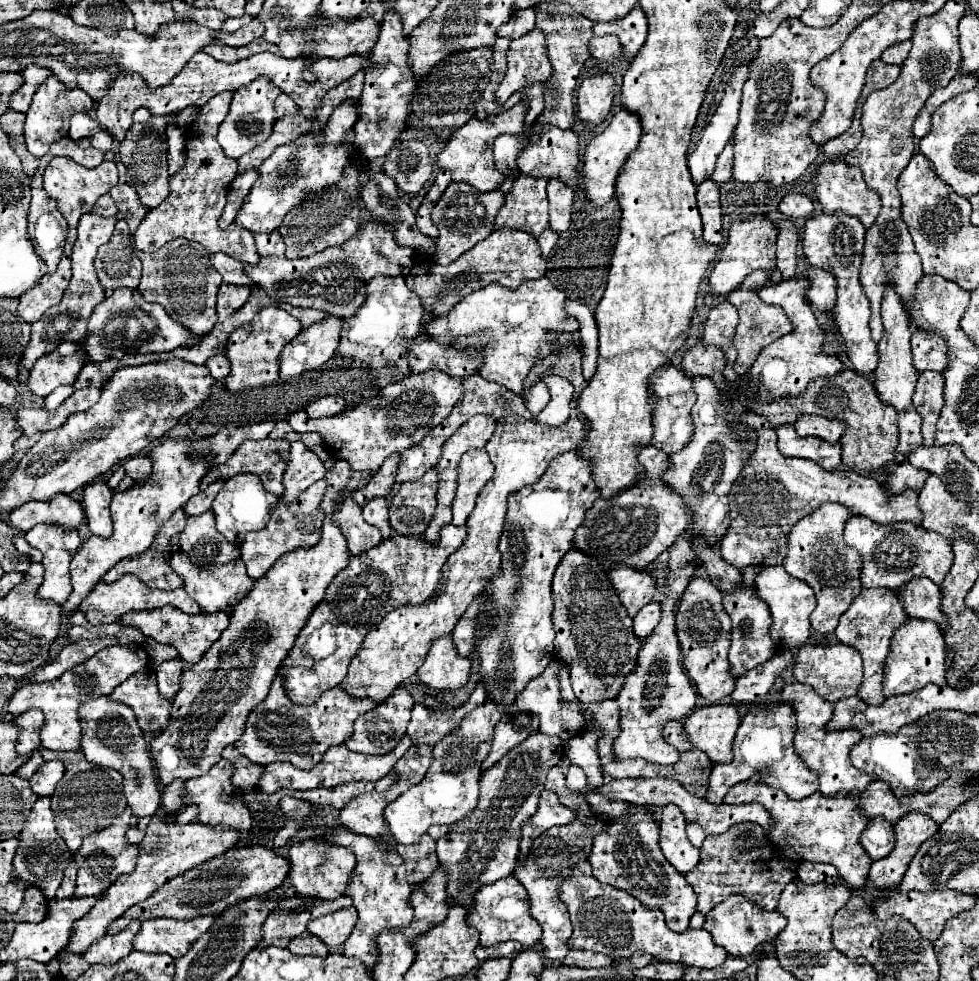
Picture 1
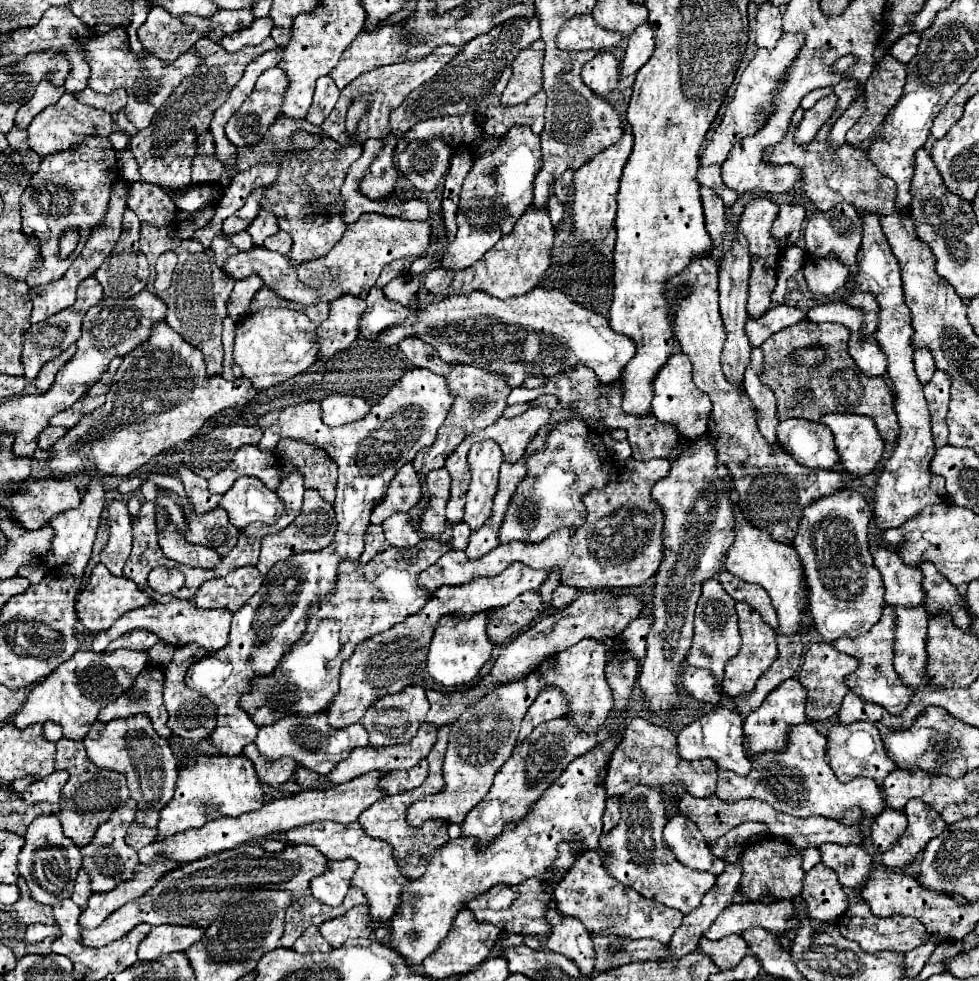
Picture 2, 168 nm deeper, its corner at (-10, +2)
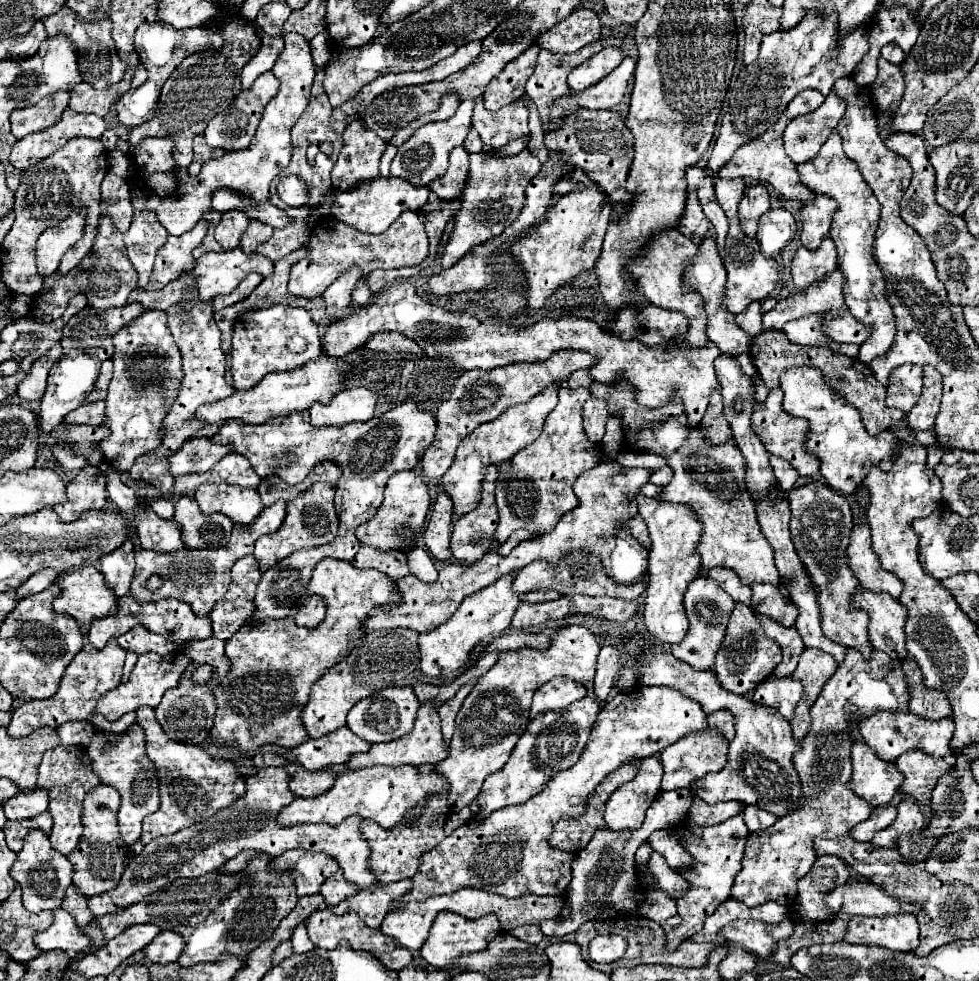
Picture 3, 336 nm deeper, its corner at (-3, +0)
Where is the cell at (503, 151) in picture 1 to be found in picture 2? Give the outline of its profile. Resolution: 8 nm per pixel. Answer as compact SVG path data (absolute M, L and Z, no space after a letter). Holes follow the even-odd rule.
M514 125L500 141L496 151L476 157L472 171L466 175L460 207L458 207L458 233L442 255L444 269L466 269L476 263L500 237L508 235L522 213L532 205L534 177L542 167L540 137L524 125Z

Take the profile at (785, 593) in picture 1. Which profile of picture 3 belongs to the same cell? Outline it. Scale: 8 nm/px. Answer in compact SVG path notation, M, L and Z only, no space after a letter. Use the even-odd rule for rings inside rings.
M685 415L669 419L665 423L647 425L641 433L639 449L663 455L673 469L673 479L663 487L659 499L673 503L689 503L697 509L703 523L703 537L697 553L701 555L703 569L725 565L737 573L743 585L771 583L779 587L781 577L775 567L773 547L761 533L757 523L755 505L745 487L745 459L733 441L725 445L705 445L701 429L689 429Z

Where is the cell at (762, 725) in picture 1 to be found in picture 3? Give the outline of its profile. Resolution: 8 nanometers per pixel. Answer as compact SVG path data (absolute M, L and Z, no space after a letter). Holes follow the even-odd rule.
M791 677L785 679L769 679L765 683L761 683L755 693L753 693L753 703L759 705L769 705L775 707L777 711L781 711L781 715L791 721L797 703L801 701L801 693L803 693L803 685Z

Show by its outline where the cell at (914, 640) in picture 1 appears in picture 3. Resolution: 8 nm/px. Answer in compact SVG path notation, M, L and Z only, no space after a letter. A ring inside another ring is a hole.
M859 589L853 597L853 605L859 607L859 609L865 609L871 617L869 621L869 641L875 649L887 653L891 659L895 661L905 661L909 657L909 651L905 647L905 621L907 621L907 611L905 607L889 597L887 593L873 593L873 591L867 591L867 589Z

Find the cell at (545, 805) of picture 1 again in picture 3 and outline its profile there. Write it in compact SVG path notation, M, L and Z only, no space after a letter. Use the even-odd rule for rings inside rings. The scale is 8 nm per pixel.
M639 687L633 689L631 693L617 693L615 697L611 697L607 701L607 705L599 711L597 721L593 725L593 733L589 739L589 745L585 747L581 759L565 769L559 771L541 793L537 793L535 797L531 797L527 803L523 805L515 805L515 807L503 807L499 811L495 811L493 815L489 815L485 821L481 823L465 823L463 827L455 829L449 837L445 837L435 849L427 851L421 857L421 865L419 871L415 873L413 887L399 899L395 899L391 903L391 911L399 909L411 901L419 901L419 899L429 899L433 895L447 895L447 893L455 893L463 887L473 887L473 889L483 889L489 893L497 893L497 895L505 895L505 897L519 897L525 893L535 893L535 895L563 895L571 883L571 865L575 859L575 853L571 851L561 851L549 845L549 837L553 833L553 827L559 819L577 819L585 813L587 809L587 799L593 795L595 787L611 773L615 771L619 765L623 765L625 761L629 761L631 757L637 759L645 759L649 755L655 755L659 751L663 751L667 745L675 743L677 739L681 739L687 733L693 731L701 731L707 727L707 713L703 713L701 705L697 705L697 701L683 697L681 693L677 693L675 689L665 689L665 687Z

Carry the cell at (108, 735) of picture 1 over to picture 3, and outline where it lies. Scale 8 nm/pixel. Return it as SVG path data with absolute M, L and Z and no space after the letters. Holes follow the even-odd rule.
M133 723L125 733L117 733L117 737L107 739L103 733L95 733L87 747L87 755L91 759L93 771L105 785L111 785L121 795L121 809L119 809L119 831L127 845L139 839L141 835L141 821L143 817L155 813L159 809L159 781L155 763L147 757L145 751L145 733L141 725Z

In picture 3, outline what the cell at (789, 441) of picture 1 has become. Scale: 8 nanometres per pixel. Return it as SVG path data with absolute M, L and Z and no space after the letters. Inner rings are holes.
M777 387L777 389L771 389L771 391L769 391L769 397L765 399L763 405L757 405L757 401L753 401L753 403L755 403L755 407L753 407L753 429L757 429L757 435L761 437L765 449L767 449L769 453L779 455L779 457L783 457L785 461L789 461L791 467L795 467L795 469L799 471L799 475L811 477L811 475L819 473L821 463L819 463L819 457L817 457L817 455L813 455L813 453L809 453L809 451L805 449L805 439L807 439L805 435L809 433L809 421L807 421L807 419L795 419L795 417L789 417L789 415L781 409L781 399L783 399L783 393L781 393L781 387Z

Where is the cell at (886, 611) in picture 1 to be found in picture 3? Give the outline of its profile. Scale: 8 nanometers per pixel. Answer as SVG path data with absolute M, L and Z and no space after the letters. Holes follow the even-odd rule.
M847 649L843 663L835 675L825 683L821 695L811 707L811 729L803 739L803 747L793 757L793 765L801 777L801 801L793 815L779 817L777 823L765 831L751 833L745 845L743 867L731 887L731 897L747 907L759 907L765 901L775 901L789 907L797 897L797 879L801 879L817 855L813 849L815 837L841 837L849 833L857 823L869 819L873 807L857 797L845 781L849 781L849 723L847 713L873 715L877 711L907 711L909 689L901 665L889 655L871 649L871 659L865 659L861 651Z

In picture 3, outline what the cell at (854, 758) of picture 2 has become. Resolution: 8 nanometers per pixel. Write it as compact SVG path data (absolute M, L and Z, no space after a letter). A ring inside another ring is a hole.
M855 741L851 745L851 763L853 773L847 783L849 789L873 807L887 805L903 781L895 763L881 761L863 741Z

